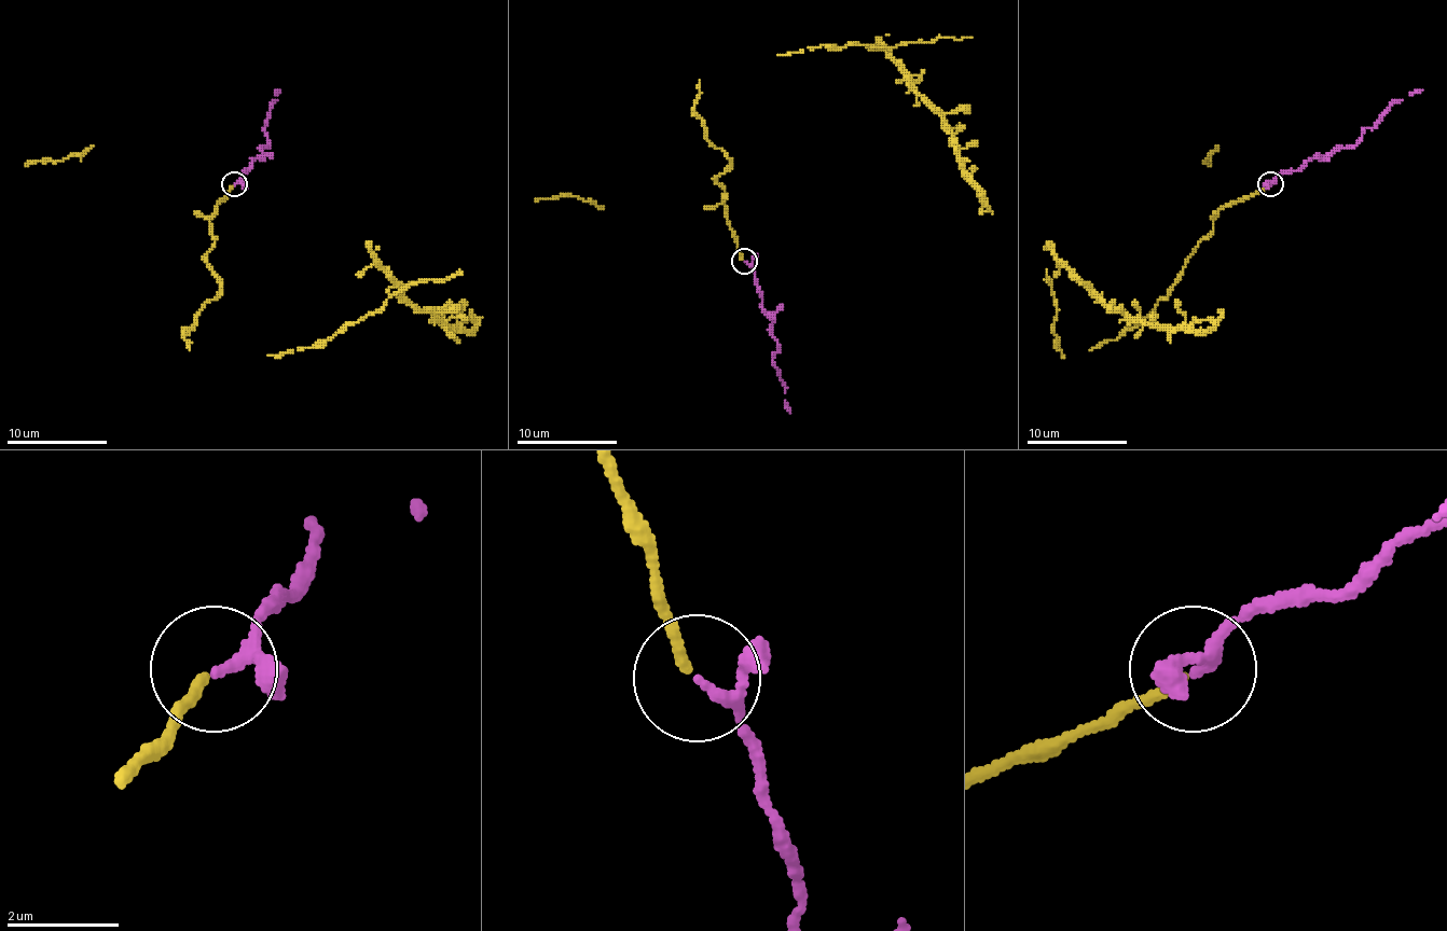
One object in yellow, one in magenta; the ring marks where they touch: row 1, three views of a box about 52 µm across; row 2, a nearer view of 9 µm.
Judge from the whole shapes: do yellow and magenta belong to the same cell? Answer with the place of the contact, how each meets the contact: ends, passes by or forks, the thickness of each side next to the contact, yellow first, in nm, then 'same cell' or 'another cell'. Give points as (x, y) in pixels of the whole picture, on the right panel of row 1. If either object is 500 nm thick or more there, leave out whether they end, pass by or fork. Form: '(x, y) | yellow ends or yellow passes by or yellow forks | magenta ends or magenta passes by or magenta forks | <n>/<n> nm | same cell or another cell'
(1270, 184) | yellow ends | magenta passes by | 170/160 nm | same cell

